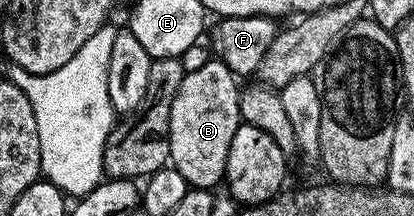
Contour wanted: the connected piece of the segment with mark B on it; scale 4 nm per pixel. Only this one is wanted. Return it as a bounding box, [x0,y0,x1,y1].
[169,58,243,190]

